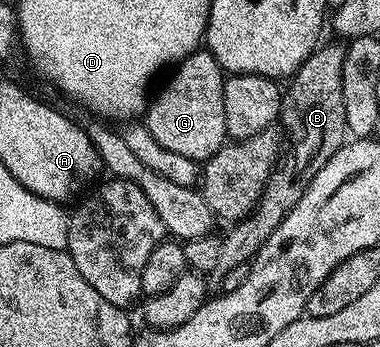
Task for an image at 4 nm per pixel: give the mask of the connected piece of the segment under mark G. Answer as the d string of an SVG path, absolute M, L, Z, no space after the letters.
M196 49L191 55L185 56L170 75L171 80L160 89L156 99L154 96L150 100L145 112L149 133L153 133L155 140L165 145L165 149L171 150L172 153L181 153L181 157L189 157L196 161L212 159L229 139L225 125L225 97L223 96L225 72L210 51Z

